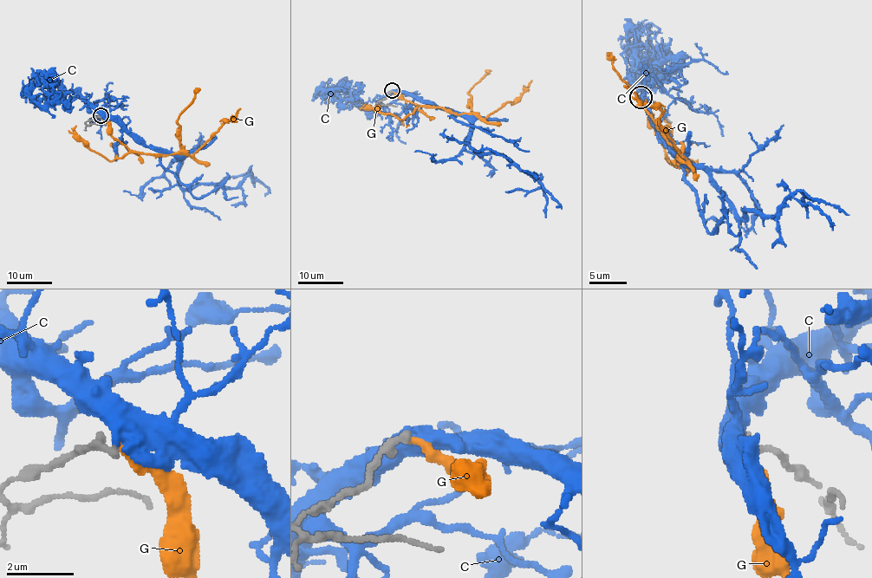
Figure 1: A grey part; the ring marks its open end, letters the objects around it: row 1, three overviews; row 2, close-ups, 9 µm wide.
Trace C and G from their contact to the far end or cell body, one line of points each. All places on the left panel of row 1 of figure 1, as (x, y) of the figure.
C: (100, 116), (179, 159), (185, 189), (236, 188), (249, 172), (225, 178), (218, 189)
G: (100, 117), (107, 124), (107, 131), (130, 150), (193, 154), (223, 124), (231, 120), (240, 107)

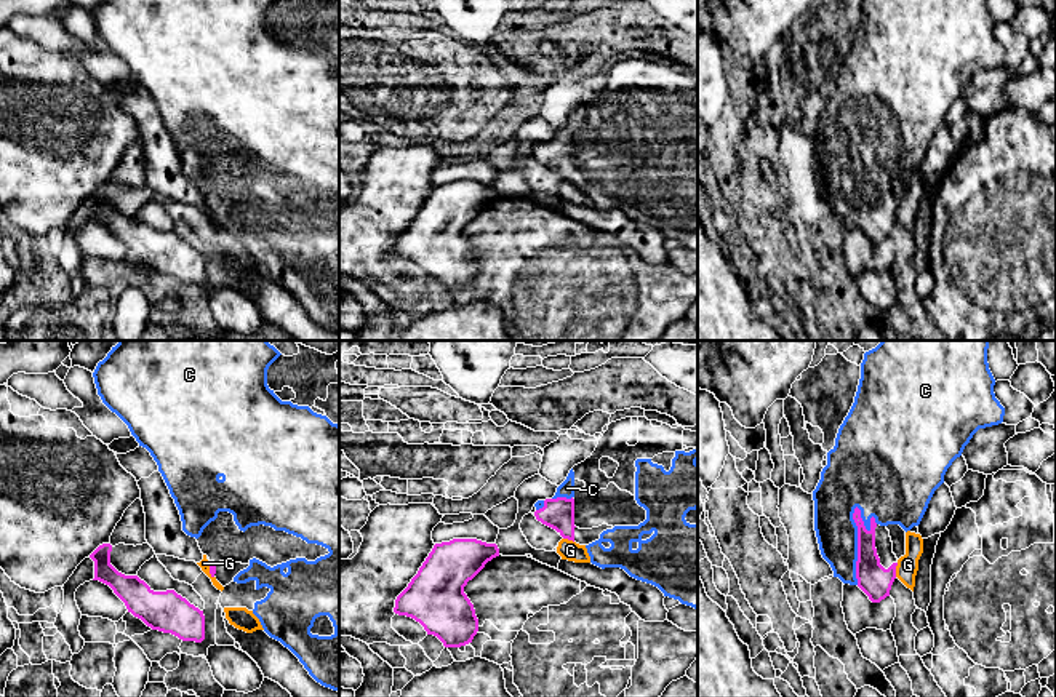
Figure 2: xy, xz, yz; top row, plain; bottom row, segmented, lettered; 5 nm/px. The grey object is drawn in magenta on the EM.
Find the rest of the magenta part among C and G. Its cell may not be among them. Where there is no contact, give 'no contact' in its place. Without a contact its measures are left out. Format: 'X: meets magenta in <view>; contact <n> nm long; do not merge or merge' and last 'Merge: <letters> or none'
C: meets magenta in yz; contact 400 nm long; merge
G: meets magenta in yz; contact 70 nm long; do not merge
Merge: C

